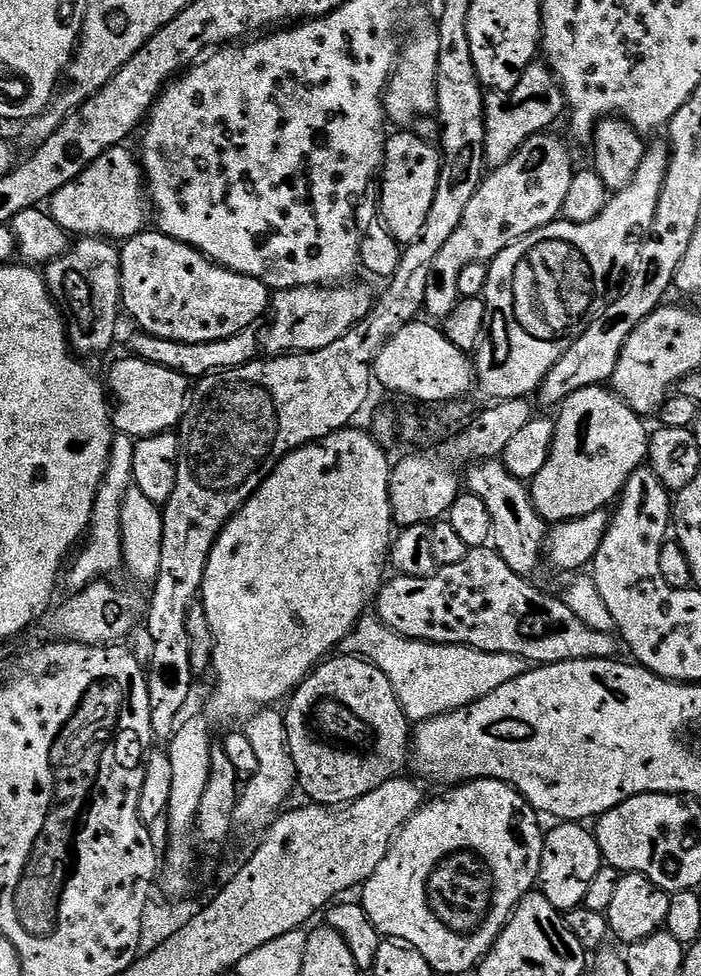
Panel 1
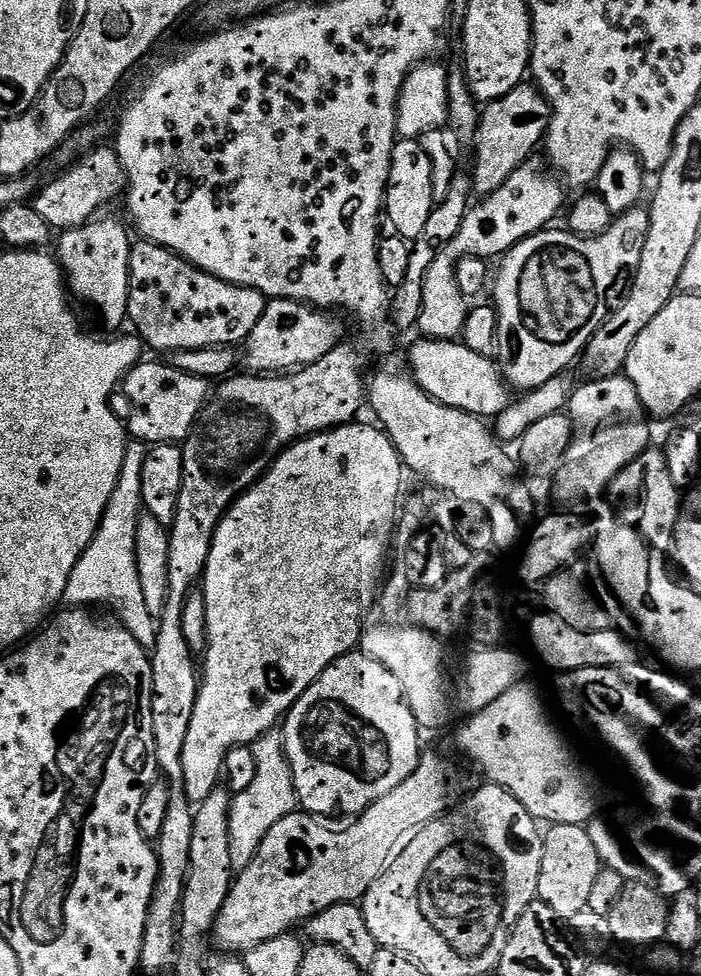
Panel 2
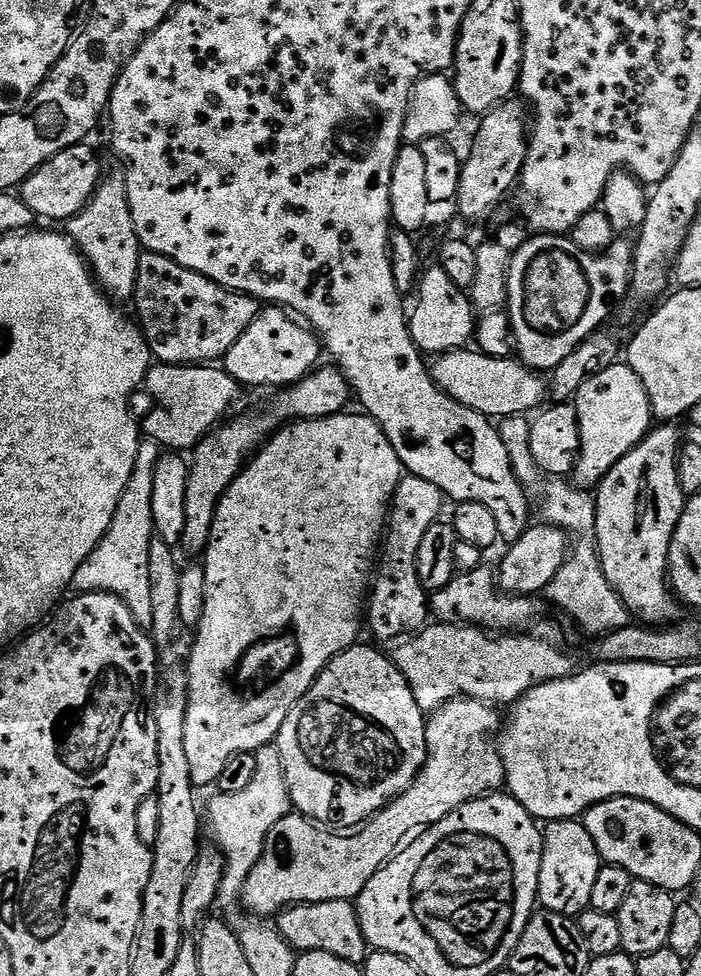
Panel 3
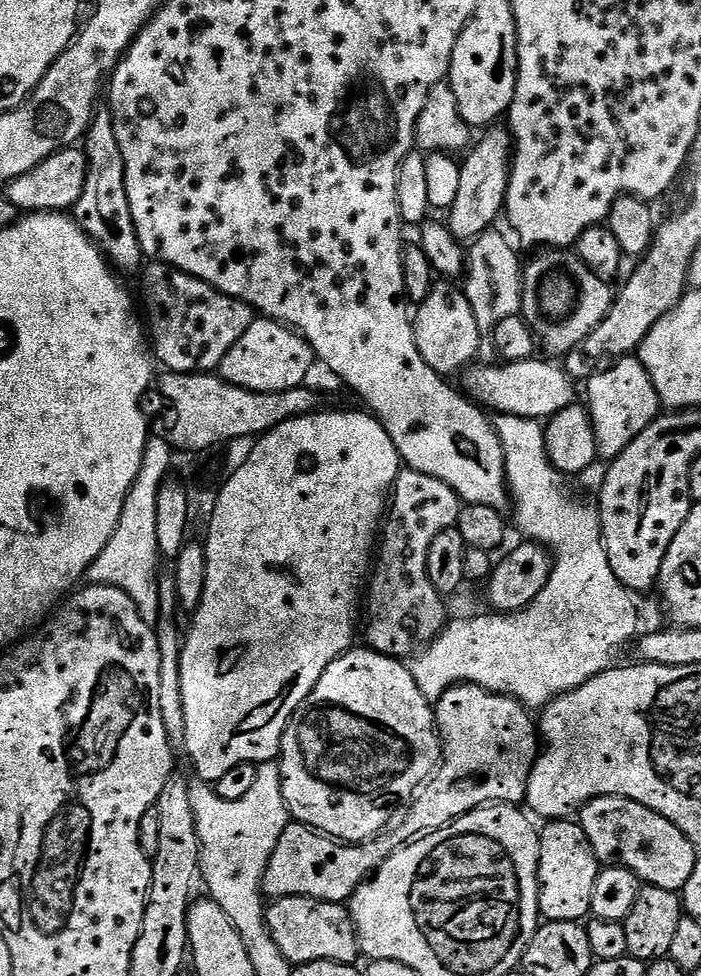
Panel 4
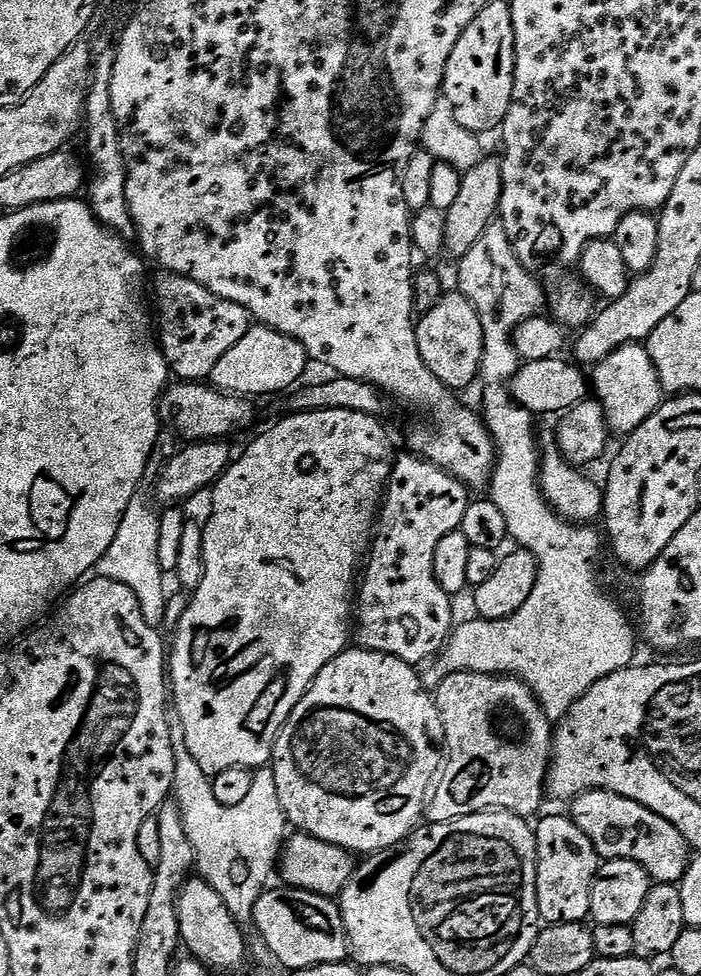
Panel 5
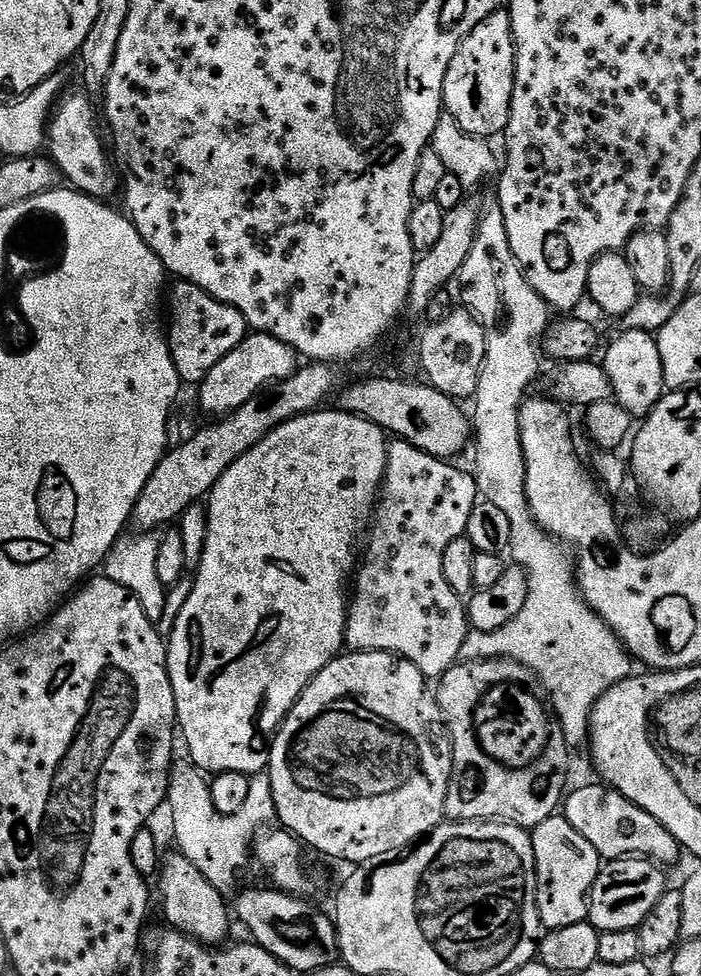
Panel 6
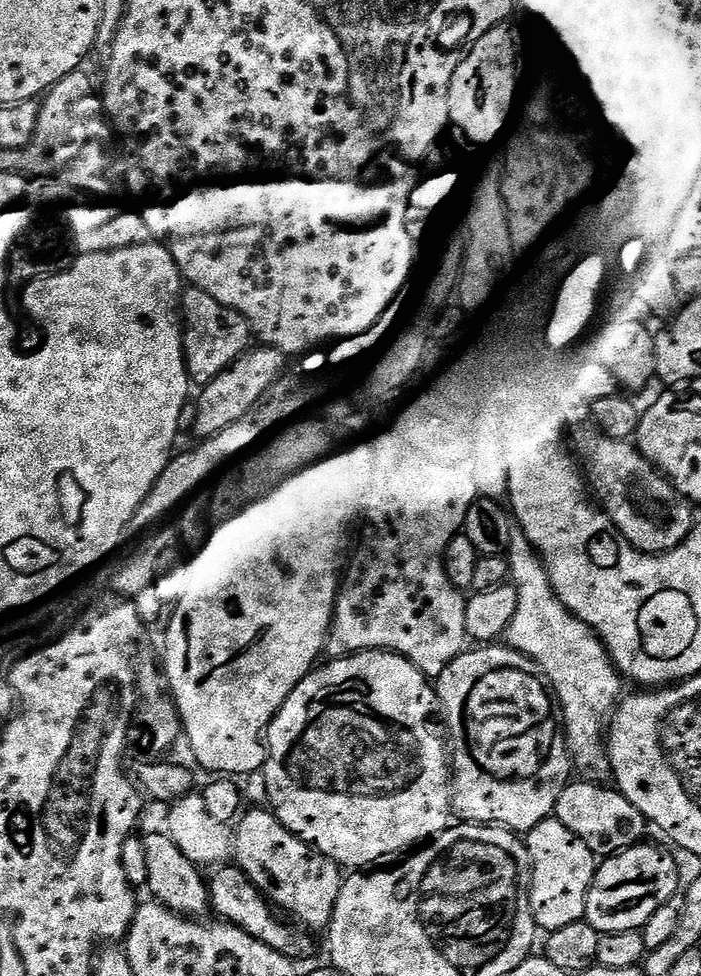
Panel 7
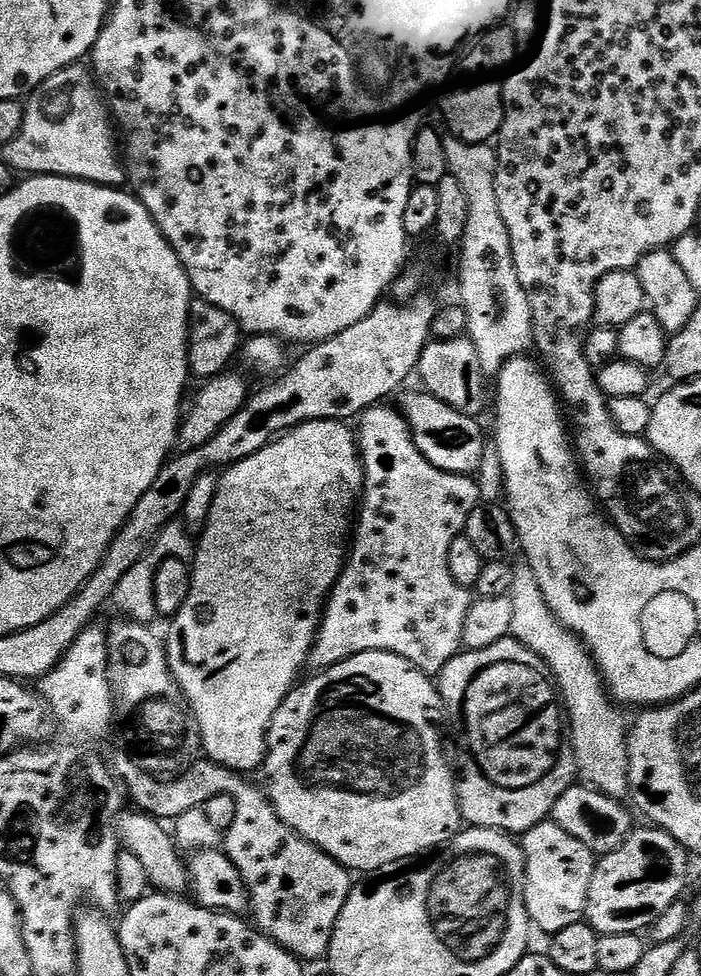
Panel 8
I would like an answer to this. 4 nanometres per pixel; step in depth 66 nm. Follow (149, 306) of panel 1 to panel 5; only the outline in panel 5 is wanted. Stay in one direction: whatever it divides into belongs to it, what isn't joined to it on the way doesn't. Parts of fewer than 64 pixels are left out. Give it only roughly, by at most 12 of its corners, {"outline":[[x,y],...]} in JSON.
{"outline":[[165,271],[158,343],[180,382],[207,381],[253,327],[238,302]]}

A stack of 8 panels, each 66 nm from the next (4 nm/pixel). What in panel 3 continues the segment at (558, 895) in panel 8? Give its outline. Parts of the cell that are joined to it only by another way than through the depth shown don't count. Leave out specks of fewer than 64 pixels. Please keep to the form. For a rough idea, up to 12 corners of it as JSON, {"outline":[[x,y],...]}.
{"outline":[[579,819],[543,829],[538,904],[588,911],[602,867]]}

